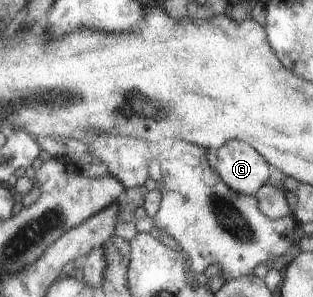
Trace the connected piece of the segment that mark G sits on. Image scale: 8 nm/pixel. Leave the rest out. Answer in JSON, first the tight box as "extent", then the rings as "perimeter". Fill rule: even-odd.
{"extent":[213,141,269,196],"perimeter":[[[229,141],[219,147],[213,168],[230,190],[246,196],[252,196],[269,176],[265,160],[241,141]]]}

